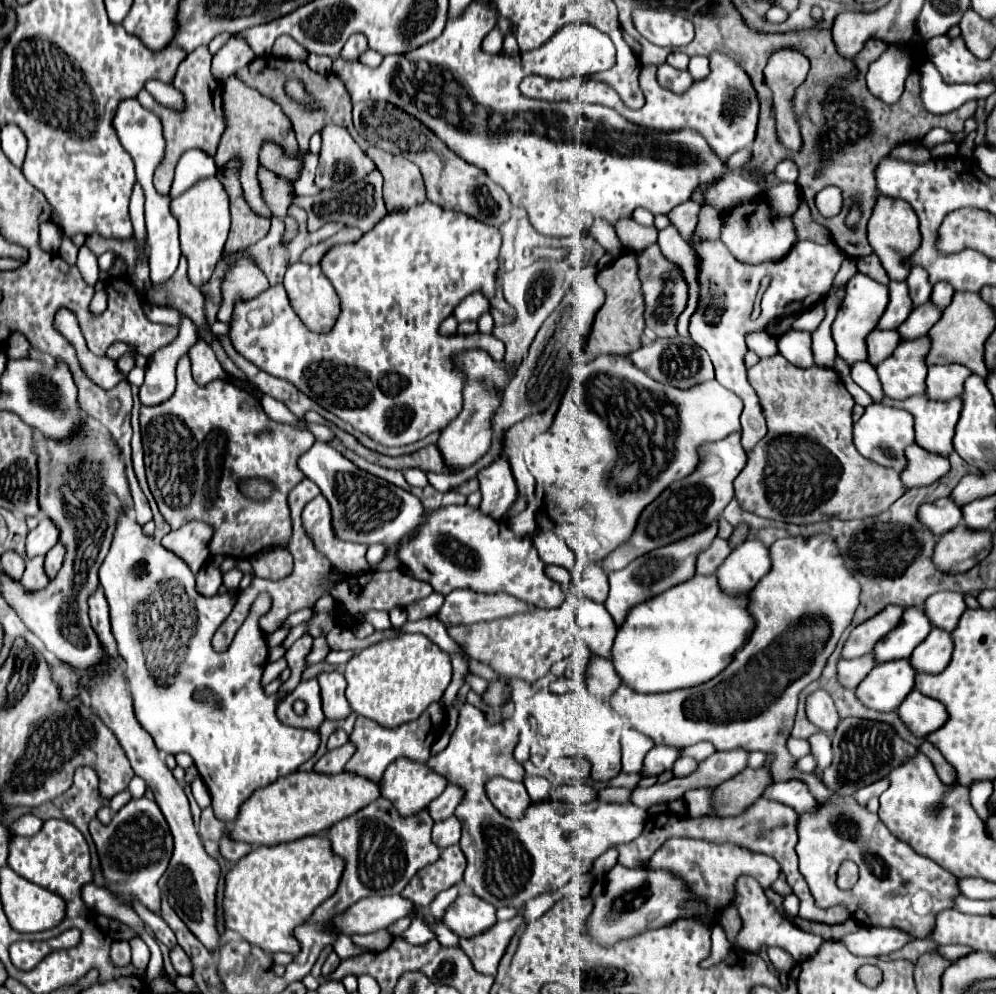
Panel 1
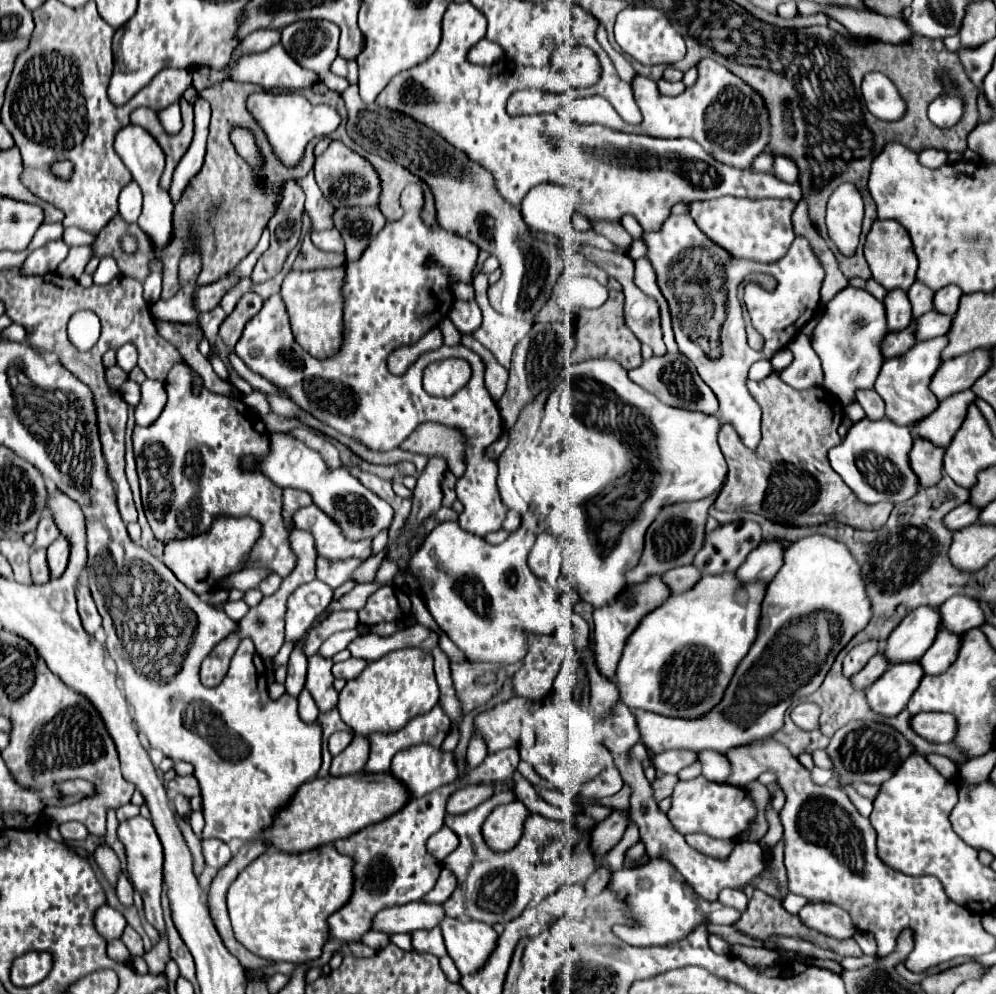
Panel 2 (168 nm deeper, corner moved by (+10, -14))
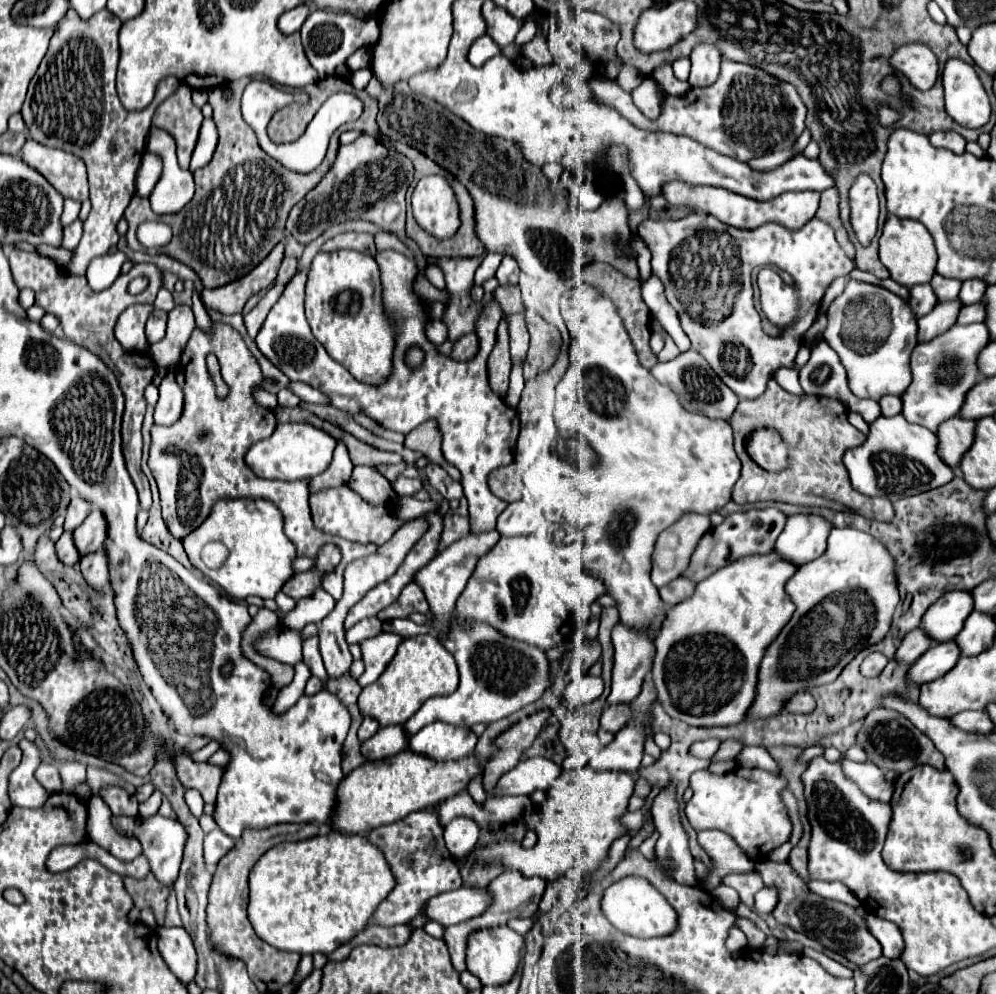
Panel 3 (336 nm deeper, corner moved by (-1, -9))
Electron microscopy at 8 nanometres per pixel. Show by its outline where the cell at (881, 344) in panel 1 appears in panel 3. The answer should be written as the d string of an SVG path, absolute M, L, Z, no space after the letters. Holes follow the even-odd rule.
M946 301L946 303L938 303L928 315L920 317L918 319L918 341L928 341L948 331L956 323L960 307L962 307L960 301Z

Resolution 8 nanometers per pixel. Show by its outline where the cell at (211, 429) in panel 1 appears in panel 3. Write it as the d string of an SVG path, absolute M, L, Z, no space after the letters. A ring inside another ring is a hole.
M214 323L212 333L202 333L200 329L194 329L176 370L176 381L184 391L184 413L170 427L152 425L152 443L148 457L148 467L160 489L162 515L168 525L168 531L176 539L184 539L188 533L192 533L192 529L200 527L208 519L214 503L220 499L256 497L272 501L282 511L284 533L296 545L300 557L310 557L316 561L316 555L324 543L336 543L340 547L342 561L334 571L328 571L328 575L324 575L322 583L322 587L338 601L342 597L344 567L358 557L370 555L378 547L352 543L318 531L312 525L310 517L308 481L286 483L260 479L244 463L244 455L250 449L250 445L268 439L274 433L276 417L270 409L260 407L252 397L252 387L260 383L262 373L240 333L224 323ZM208 353L216 355L221 367L221 376L230 387L226 399L216 397L216 387L206 367Z

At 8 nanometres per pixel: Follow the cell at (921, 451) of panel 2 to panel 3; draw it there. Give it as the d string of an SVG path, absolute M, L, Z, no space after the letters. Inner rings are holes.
M952 417L944 421L938 431L938 455L948 463L952 469L960 465L962 455L970 449L974 443L974 421L964 421L960 417Z

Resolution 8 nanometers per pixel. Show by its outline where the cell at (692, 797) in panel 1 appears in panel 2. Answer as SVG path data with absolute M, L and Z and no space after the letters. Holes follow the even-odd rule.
M705 776L693 780L679 780L673 790L673 806L671 806L671 822L681 834L709 834L713 838L737 838L741 836L757 816L755 804L745 788L731 784L709 782Z

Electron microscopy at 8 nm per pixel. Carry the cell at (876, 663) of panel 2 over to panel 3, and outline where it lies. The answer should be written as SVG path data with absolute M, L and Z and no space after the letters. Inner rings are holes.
M918 627L918 629L904 635L904 639L900 641L900 645L898 645L896 653L894 653L894 661L904 663L904 665L912 665L928 647L930 647L930 639Z

